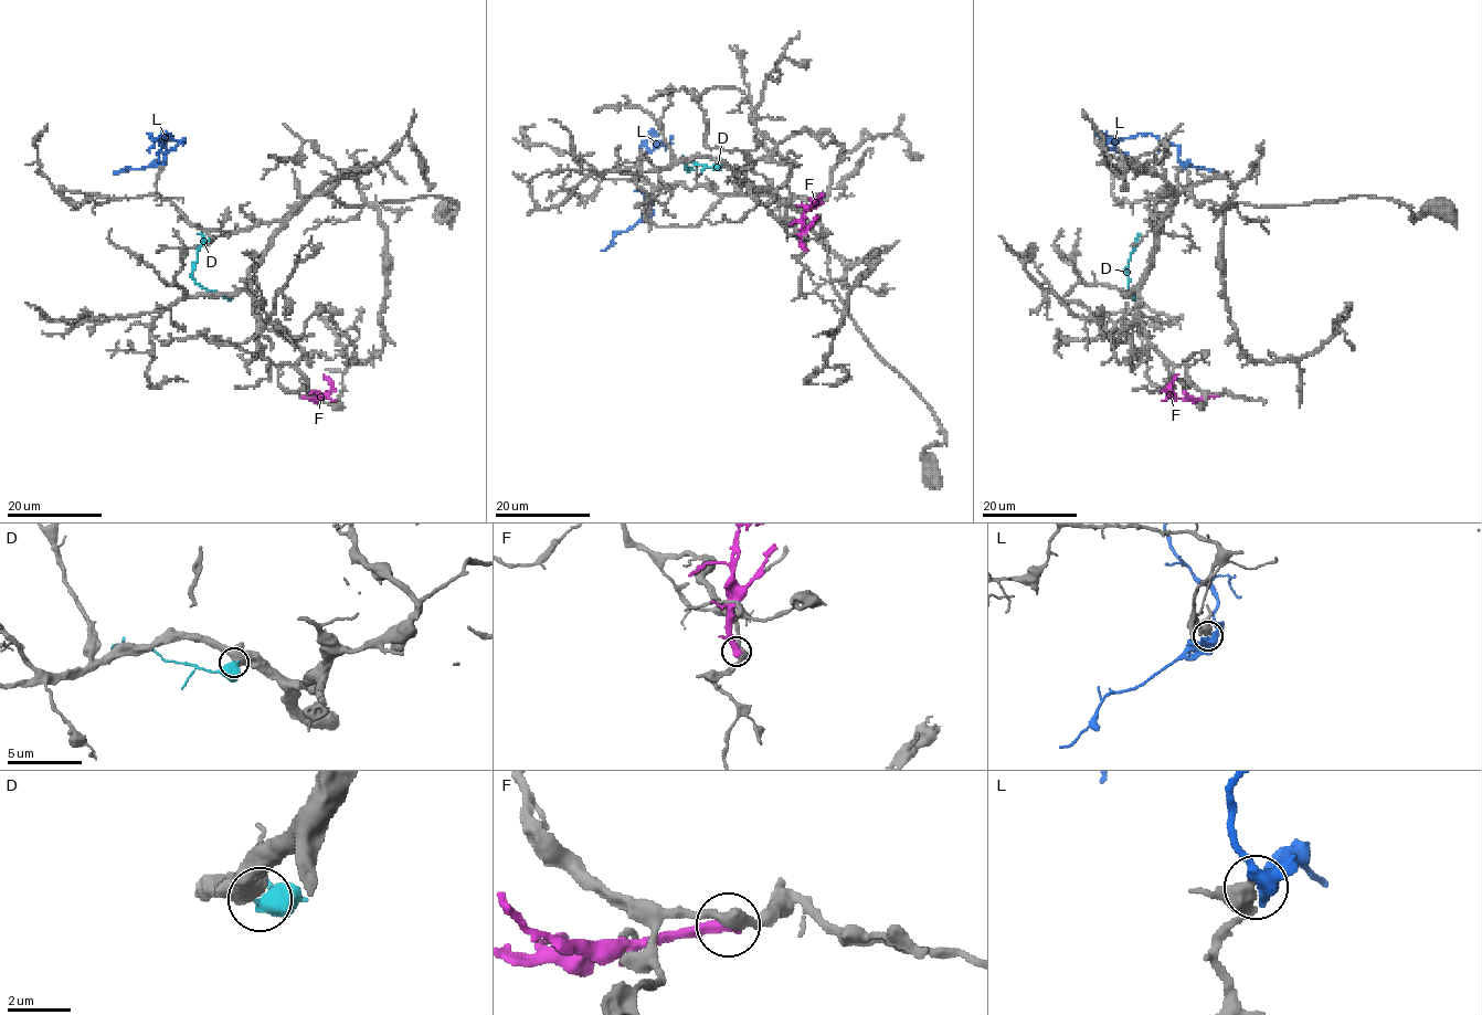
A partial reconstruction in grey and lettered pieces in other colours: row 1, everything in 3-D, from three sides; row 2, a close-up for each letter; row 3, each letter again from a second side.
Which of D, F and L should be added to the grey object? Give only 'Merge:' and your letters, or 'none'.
Merge: L

